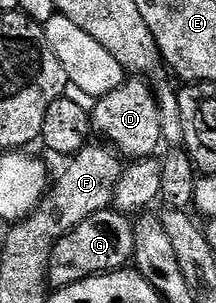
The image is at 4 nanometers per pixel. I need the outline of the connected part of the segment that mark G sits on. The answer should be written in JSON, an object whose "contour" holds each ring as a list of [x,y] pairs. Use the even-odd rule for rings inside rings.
{"contour":[[[114,208],[97,212],[89,220],[77,224],[77,228],[61,236],[47,258],[47,281],[52,287],[72,286],[95,274],[122,270],[134,259],[132,219]]]}

